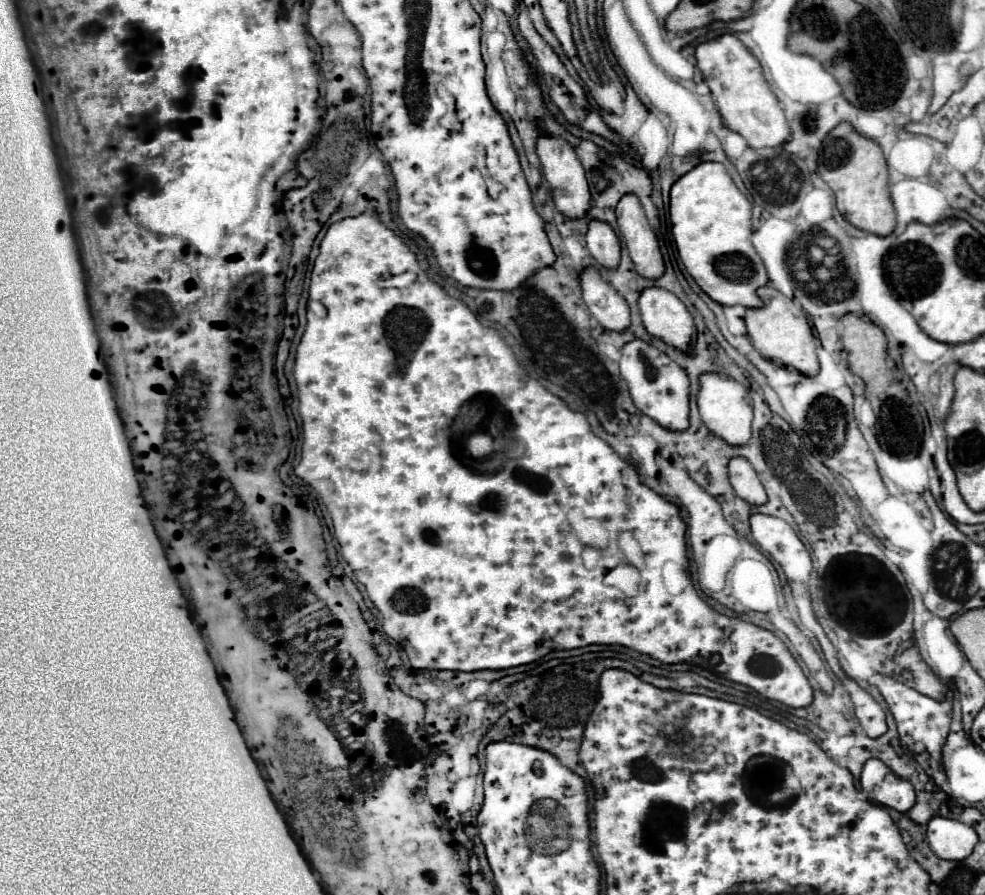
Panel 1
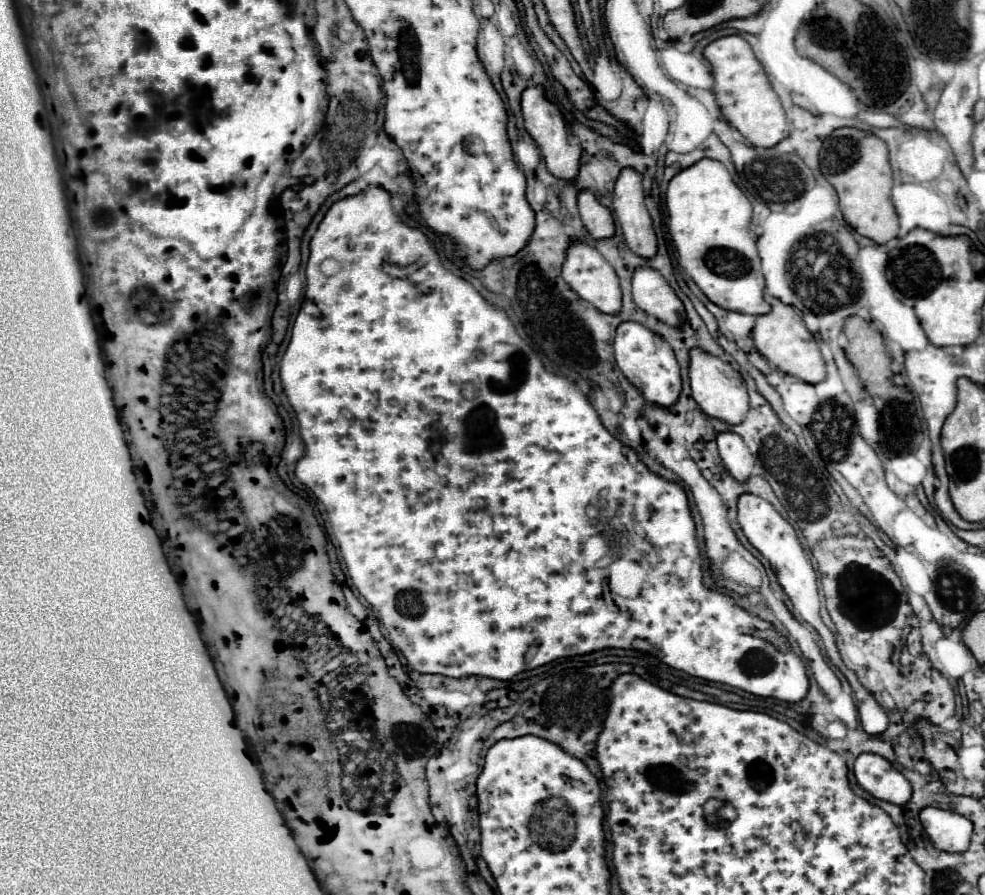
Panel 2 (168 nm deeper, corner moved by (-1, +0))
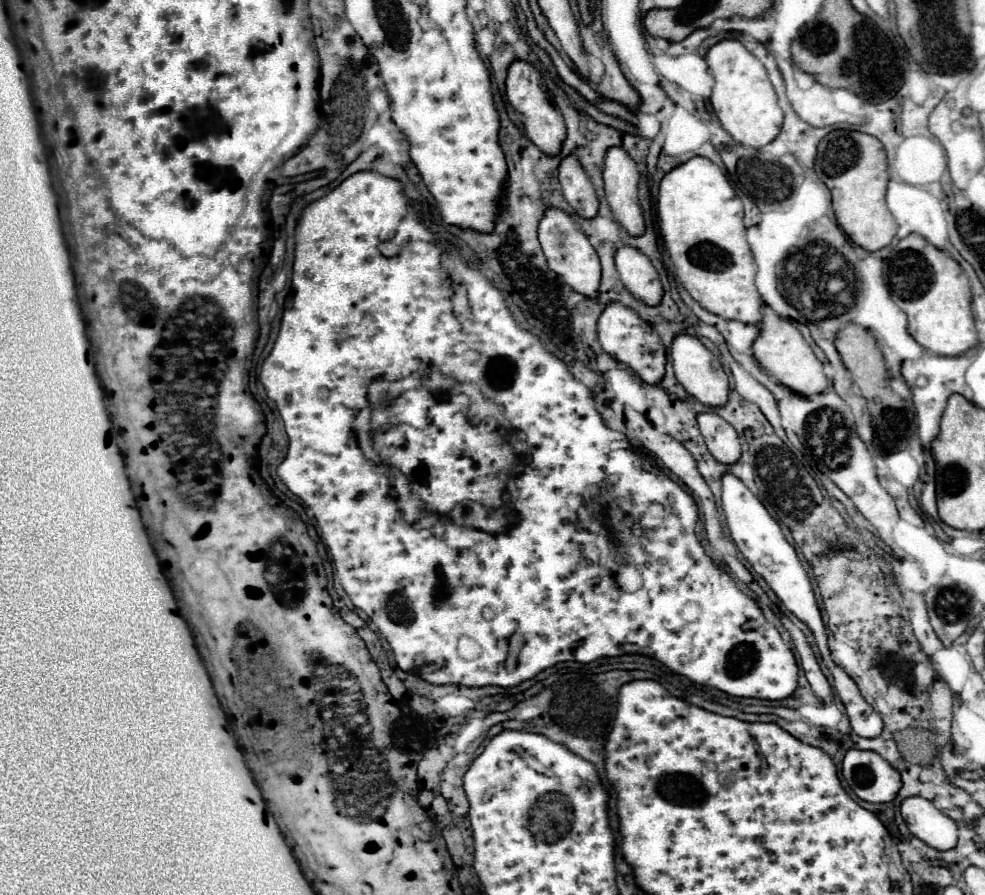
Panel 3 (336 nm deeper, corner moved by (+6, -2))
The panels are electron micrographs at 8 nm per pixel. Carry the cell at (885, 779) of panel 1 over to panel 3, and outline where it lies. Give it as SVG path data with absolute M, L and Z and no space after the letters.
M848 750L842 762L842 776L850 790L866 802L892 802L902 786L898 770L870 750Z

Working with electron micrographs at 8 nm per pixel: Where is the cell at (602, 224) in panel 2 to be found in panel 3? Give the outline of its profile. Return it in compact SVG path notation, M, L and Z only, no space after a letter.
M570 154L562 158L558 166L558 180L562 186L562 194L568 204L582 218L594 218L598 212L598 198L592 186L590 176L584 172L578 156Z

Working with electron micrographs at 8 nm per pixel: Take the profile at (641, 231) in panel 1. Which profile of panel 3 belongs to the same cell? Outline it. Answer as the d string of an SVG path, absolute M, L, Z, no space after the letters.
M612 146L606 150L602 178L606 200L612 208L614 218L628 234L632 236L644 234L644 216L636 196L640 174L636 162L624 148Z

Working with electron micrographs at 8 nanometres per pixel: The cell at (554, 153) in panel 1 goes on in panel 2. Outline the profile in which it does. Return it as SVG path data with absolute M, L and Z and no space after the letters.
M533 86L527 88L521 96L521 108L523 108L523 118L525 118L525 130L533 136L533 140L537 142L537 146L541 148L541 154L545 158L547 170L565 180L567 184L573 184L577 180L579 174L579 162L581 162L581 146L579 146L579 138L575 138L569 130L569 126L565 124L561 112L545 98L543 88Z

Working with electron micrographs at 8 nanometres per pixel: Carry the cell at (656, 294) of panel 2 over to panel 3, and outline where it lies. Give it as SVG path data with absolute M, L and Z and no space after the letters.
M622 246L616 250L614 262L622 284L638 300L644 300L644 304L660 304L662 284L656 268L646 254L642 254L638 248Z

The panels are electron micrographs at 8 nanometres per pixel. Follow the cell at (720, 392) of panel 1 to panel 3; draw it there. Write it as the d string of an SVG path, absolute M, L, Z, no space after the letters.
M678 334L672 342L670 356L674 364L674 374L688 394L692 394L696 400L700 400L706 406L724 406L728 402L728 392L730 392L728 376L722 370L720 360L696 336Z

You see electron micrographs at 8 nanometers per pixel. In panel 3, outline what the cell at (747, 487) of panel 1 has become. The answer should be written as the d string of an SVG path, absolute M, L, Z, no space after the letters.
M702 412L696 420L712 456L722 464L734 464L740 458L738 432L716 412Z

